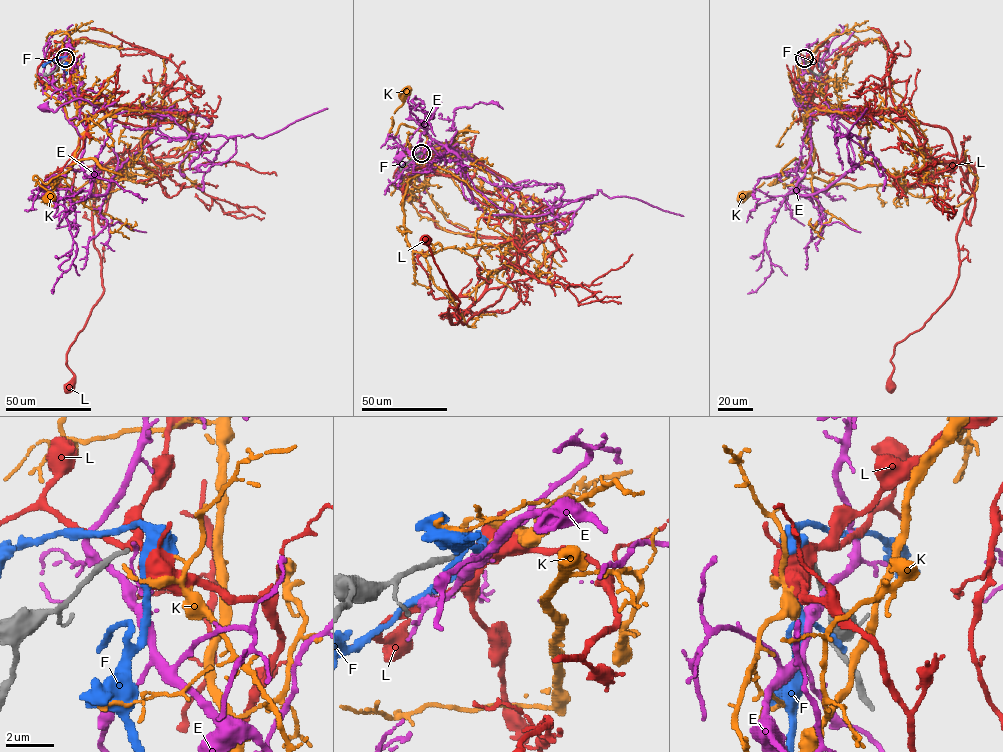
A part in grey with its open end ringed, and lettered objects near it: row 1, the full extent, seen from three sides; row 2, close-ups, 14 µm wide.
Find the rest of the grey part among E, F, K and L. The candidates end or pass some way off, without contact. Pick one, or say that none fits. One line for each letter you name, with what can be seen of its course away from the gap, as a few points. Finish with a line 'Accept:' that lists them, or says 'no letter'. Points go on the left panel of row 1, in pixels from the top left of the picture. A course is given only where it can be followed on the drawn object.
Accept: no letter

